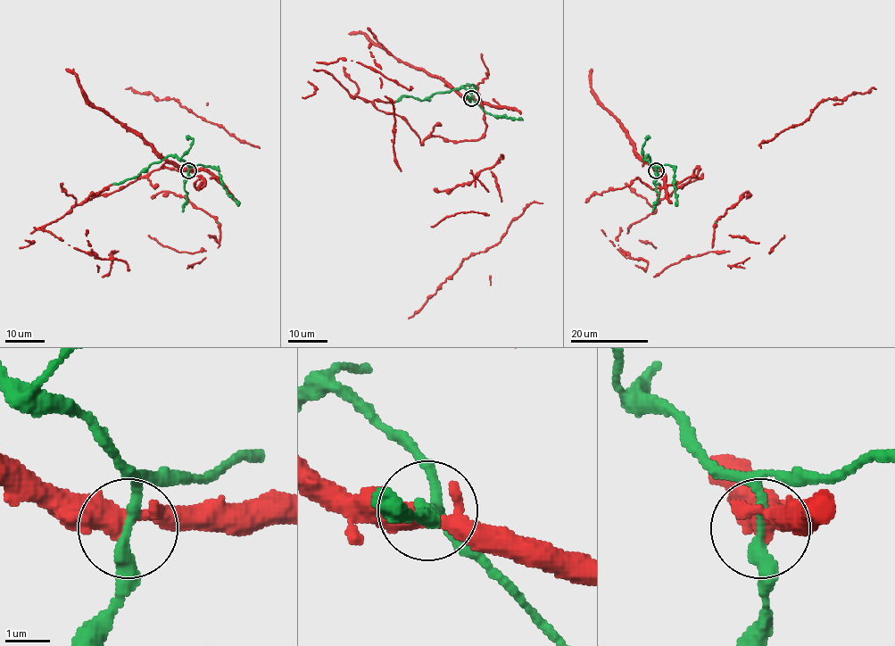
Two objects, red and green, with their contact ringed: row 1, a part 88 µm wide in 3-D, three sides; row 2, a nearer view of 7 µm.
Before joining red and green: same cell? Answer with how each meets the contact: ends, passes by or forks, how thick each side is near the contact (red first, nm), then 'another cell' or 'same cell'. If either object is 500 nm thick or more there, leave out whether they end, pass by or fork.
red forks | green passes by | 360/280 nm | same cell

